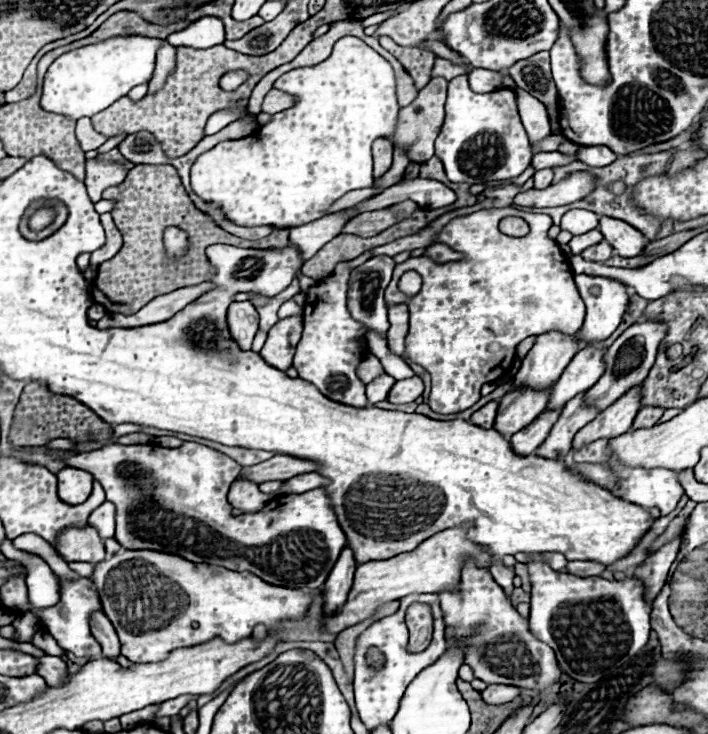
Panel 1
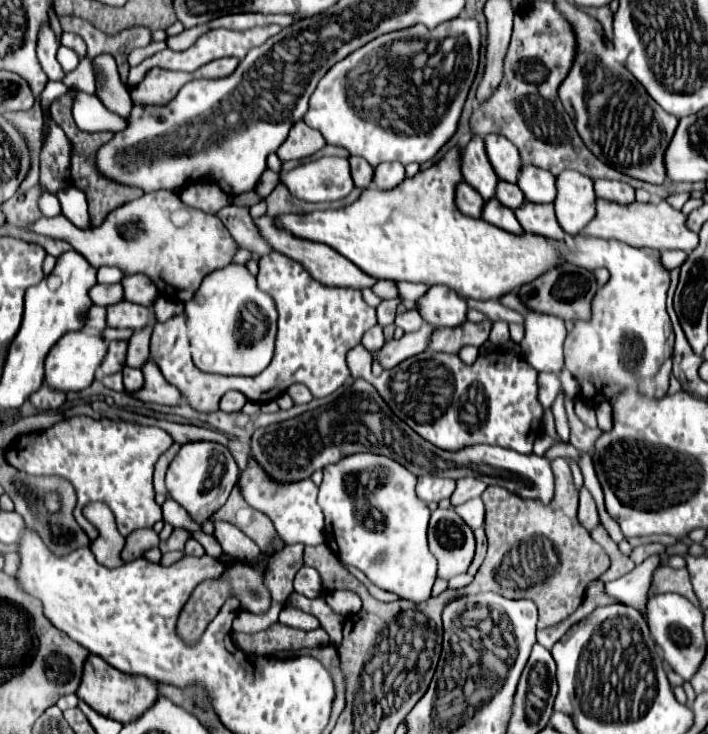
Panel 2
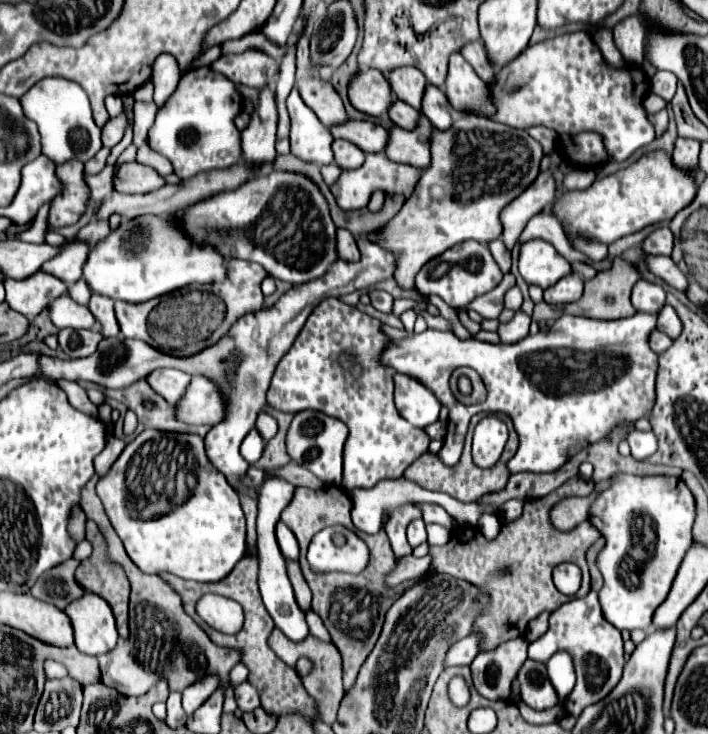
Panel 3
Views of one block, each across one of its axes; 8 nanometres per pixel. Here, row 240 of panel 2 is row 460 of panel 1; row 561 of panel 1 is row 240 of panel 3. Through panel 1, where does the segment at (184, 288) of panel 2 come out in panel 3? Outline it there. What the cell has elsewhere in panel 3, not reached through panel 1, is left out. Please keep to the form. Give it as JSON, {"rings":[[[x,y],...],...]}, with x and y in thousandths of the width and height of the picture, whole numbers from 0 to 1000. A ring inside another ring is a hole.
{"rings":[[[384,232],[376,240],[364,240],[345,248],[333,259],[311,262],[297,270],[288,270],[243,294],[246,294],[246,305],[260,316],[260,322],[271,332],[282,338],[299,335],[314,351],[339,351],[339,354],[362,357],[381,376],[410,384],[415,390],[452,379],[452,373],[458,373],[477,354],[475,308],[466,297],[460,270],[449,259],[449,253],[441,251],[427,237]]]}

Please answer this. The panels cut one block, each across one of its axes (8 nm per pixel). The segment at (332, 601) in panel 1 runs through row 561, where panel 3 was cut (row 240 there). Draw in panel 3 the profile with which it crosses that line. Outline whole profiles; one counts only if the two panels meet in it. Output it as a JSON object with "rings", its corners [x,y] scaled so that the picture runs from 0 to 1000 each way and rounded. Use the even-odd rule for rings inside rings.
{"rings":[[[477,313],[475,341],[477,341],[477,349],[489,357],[506,357],[508,354],[508,341],[503,335],[503,327],[492,313]]]}

